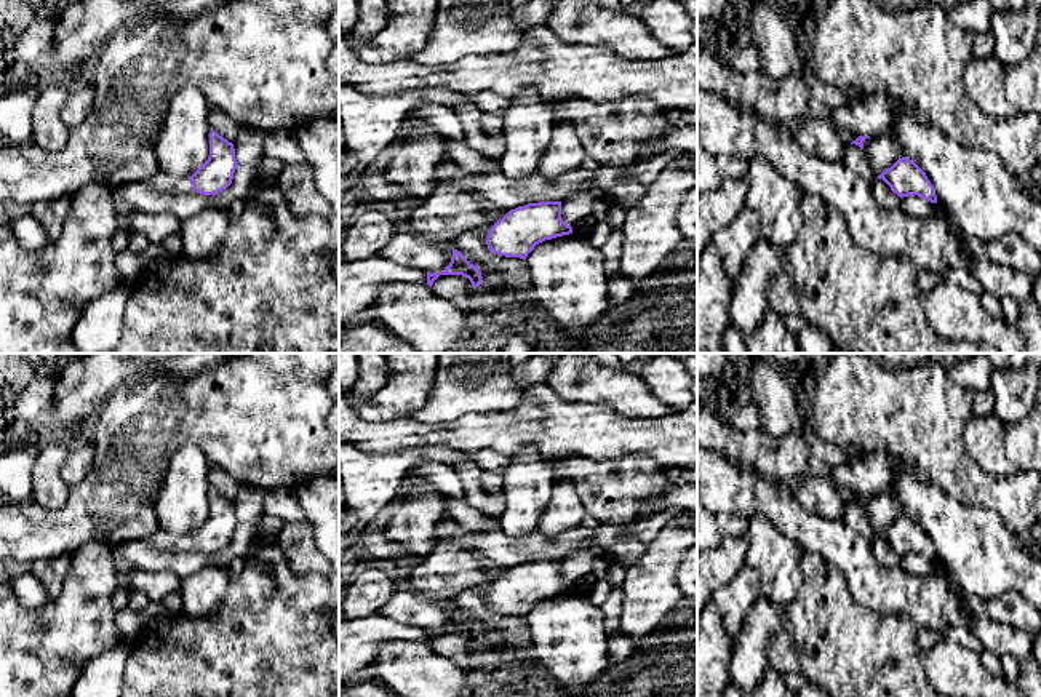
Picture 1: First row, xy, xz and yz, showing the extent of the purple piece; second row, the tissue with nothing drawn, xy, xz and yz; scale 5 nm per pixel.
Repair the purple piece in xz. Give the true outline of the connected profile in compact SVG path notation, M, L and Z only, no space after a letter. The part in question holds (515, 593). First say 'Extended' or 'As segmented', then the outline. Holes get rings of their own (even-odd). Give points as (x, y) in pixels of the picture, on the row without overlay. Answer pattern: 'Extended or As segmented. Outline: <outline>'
As segmented. Outline: M561 560L528 561L510 568L491 585L486 603L505 615L526 617L536 603L572 591L561 577Z

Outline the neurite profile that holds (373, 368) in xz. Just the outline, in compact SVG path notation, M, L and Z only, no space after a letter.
M357 353L358 376L350 390L357 400L373 398L390 379L385 353Z

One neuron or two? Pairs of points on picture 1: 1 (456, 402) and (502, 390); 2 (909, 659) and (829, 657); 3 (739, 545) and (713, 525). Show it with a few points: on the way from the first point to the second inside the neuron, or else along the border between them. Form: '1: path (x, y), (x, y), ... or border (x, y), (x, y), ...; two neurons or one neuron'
1: path (467, 390), (491, 390); one neuron
2: path (889, 656), (848, 656); one neuron
3: border (744, 533), (726, 537), (713, 550); two neurons

